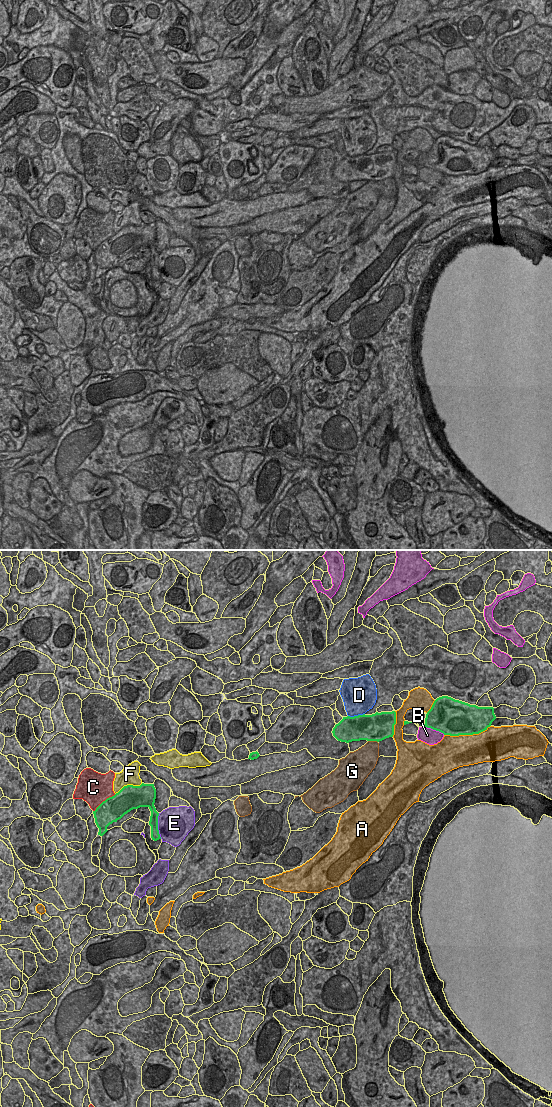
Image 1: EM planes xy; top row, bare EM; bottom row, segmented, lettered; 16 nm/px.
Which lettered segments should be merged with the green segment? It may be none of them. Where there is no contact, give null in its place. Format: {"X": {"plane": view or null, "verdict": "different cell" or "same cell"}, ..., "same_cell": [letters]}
{"A": {"plane": "xy", "verdict": "different cell"}, "B": {"plane": "xy", "verdict": "different cell"}, "C": {"plane": "xy", "verdict": "different cell"}, "D": {"plane": "xy", "verdict": "different cell"}, "E": {"plane": "xy", "verdict": "different cell"}, "F": {"plane": "xy", "verdict": "different cell"}, "G": {"plane": "xy", "verdict": "different cell"}, "same_cell": []}

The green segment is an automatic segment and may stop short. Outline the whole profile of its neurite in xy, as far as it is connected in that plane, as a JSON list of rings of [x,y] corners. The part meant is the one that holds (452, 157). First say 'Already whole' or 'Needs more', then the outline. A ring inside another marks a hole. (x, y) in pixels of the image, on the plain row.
Already whole. [[[442,136],[427,152],[424,167],[450,176],[473,175],[487,170],[495,159],[493,147],[478,147]]]

